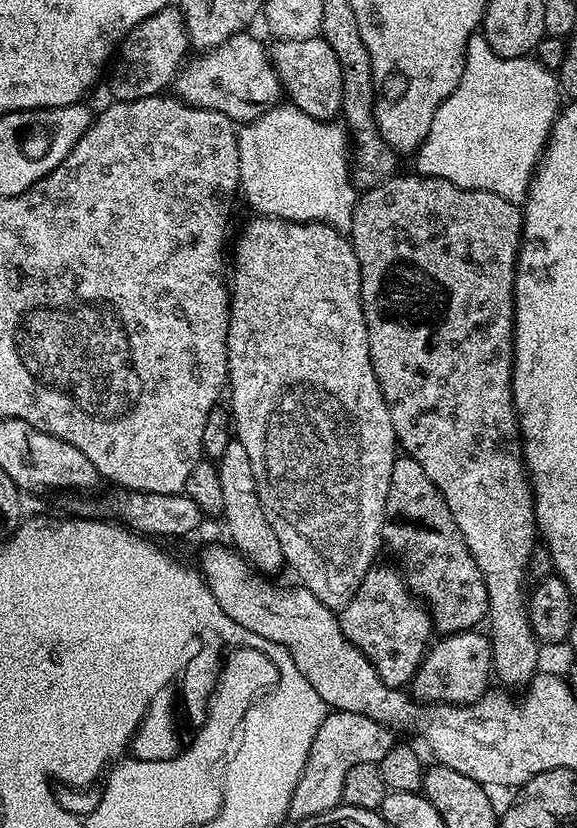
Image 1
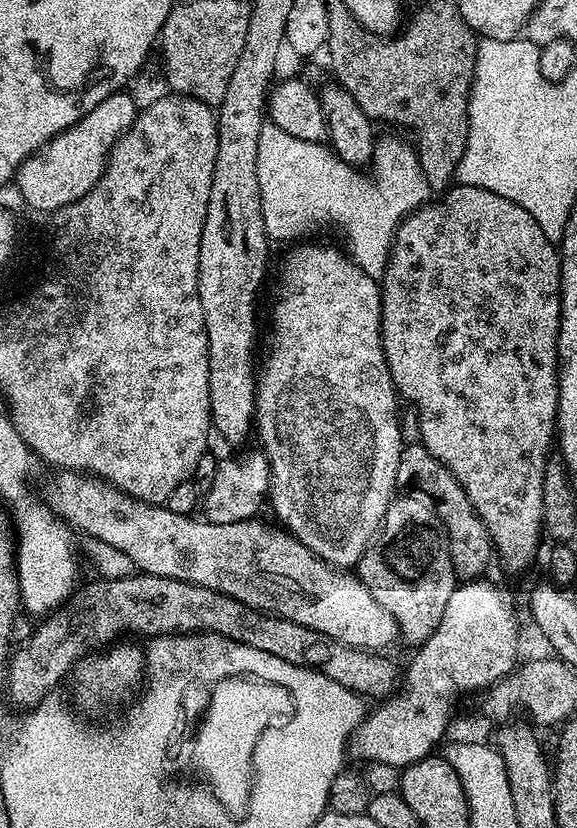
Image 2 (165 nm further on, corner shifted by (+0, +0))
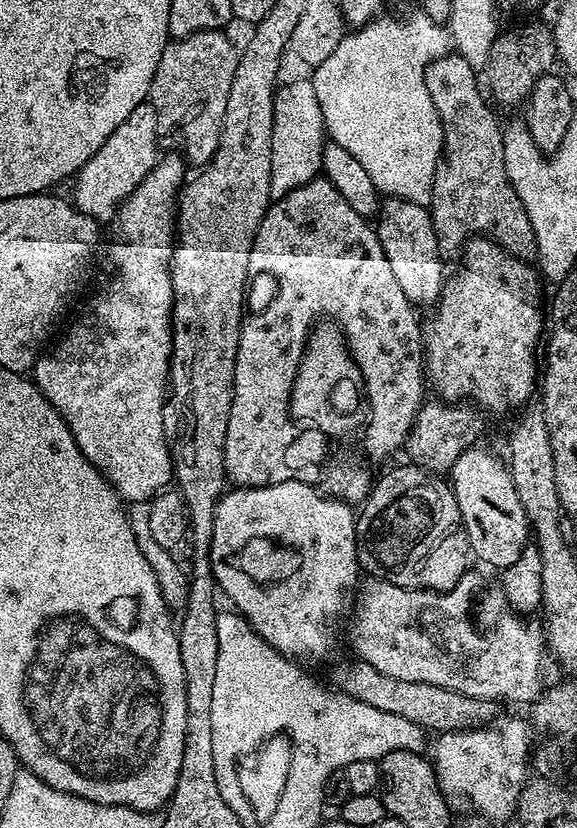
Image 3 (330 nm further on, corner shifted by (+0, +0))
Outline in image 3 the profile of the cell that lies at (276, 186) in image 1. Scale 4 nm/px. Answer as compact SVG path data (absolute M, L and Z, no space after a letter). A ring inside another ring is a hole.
M311 79L281 83L276 90L274 118L272 119L272 169L270 190L273 197L284 196L290 190L302 186L321 175L322 154L326 143L324 119L314 94Z

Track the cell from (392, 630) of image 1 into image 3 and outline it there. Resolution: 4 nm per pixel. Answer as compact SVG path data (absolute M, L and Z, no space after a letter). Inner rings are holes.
M411 462L392 468L373 483L356 518L356 559L372 578L387 578L394 586L428 588L432 592L449 592L469 571L468 535L458 510L452 485L443 475L427 472Z

